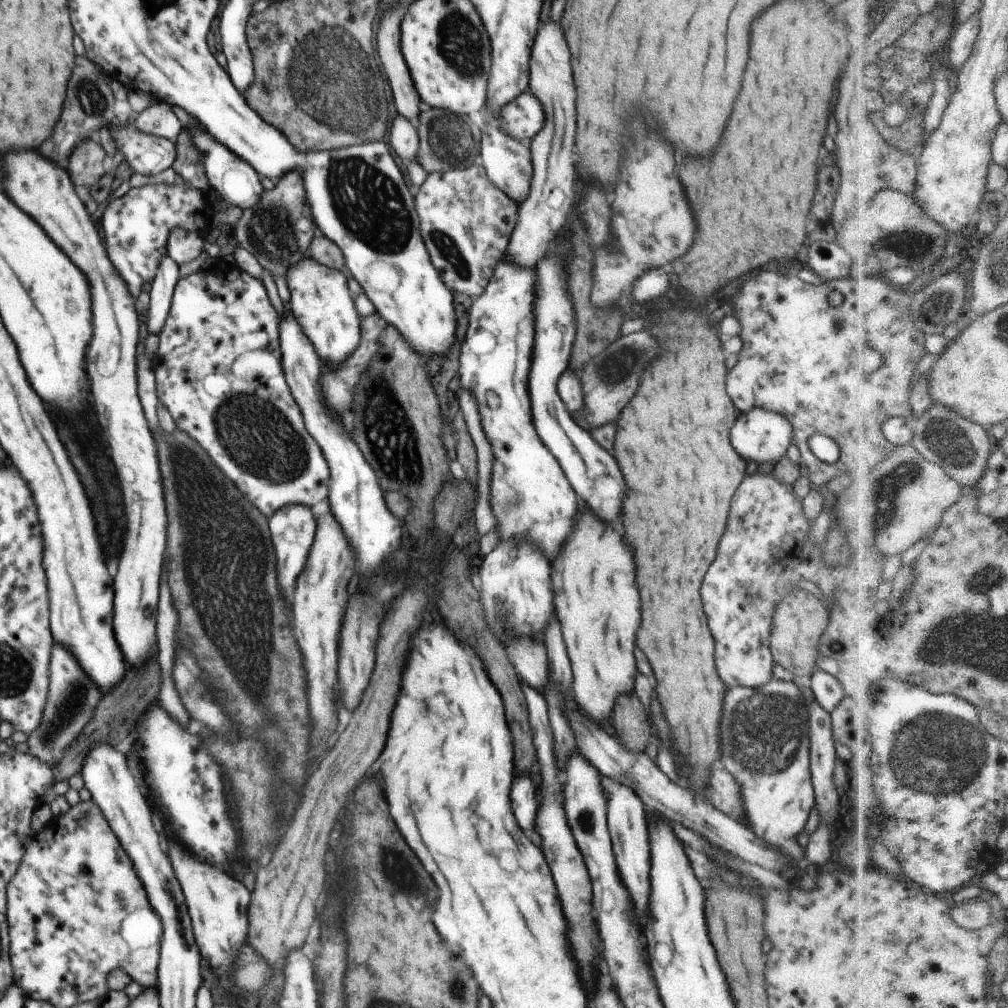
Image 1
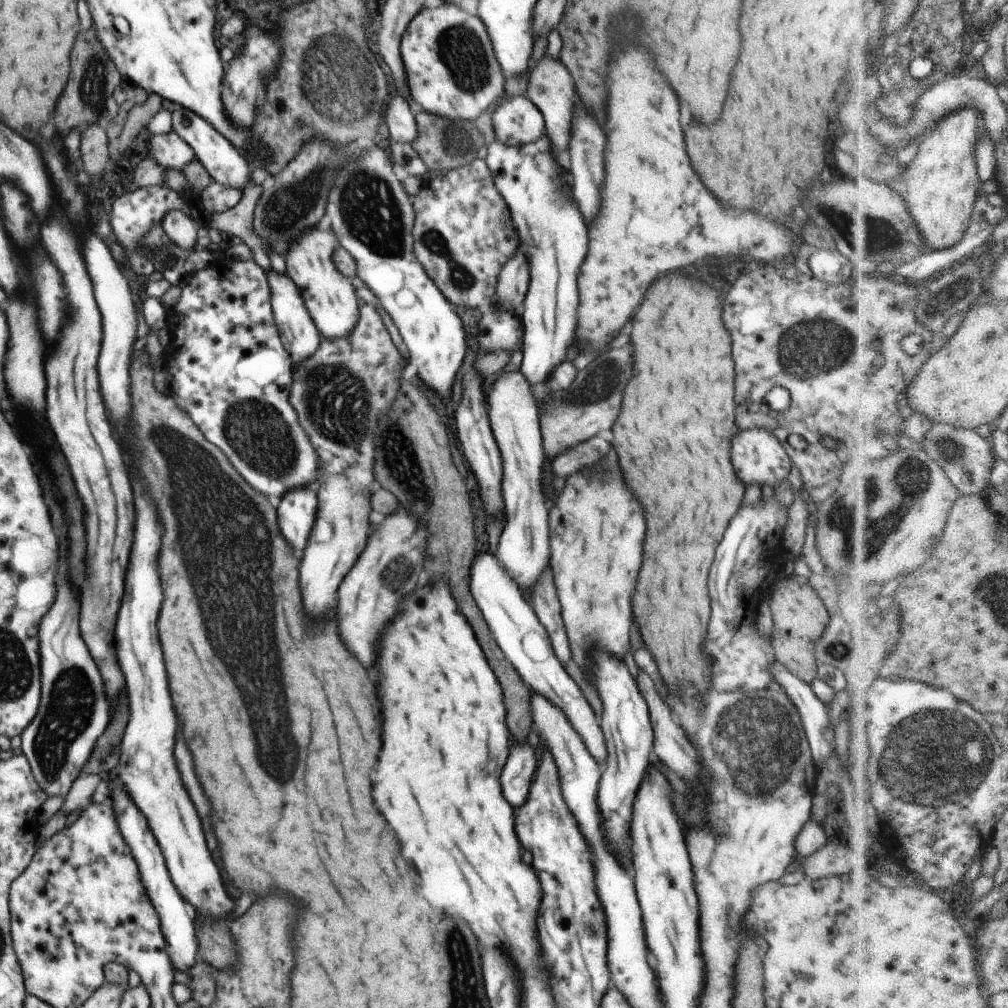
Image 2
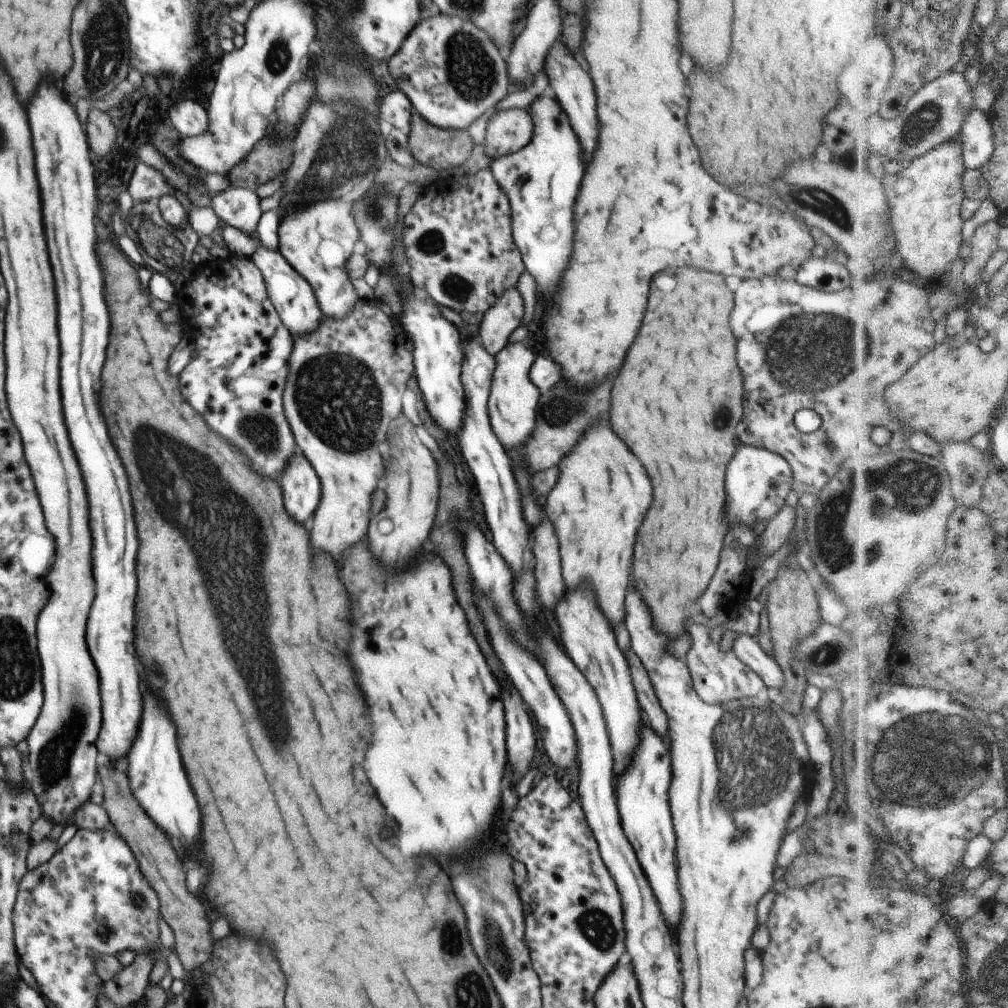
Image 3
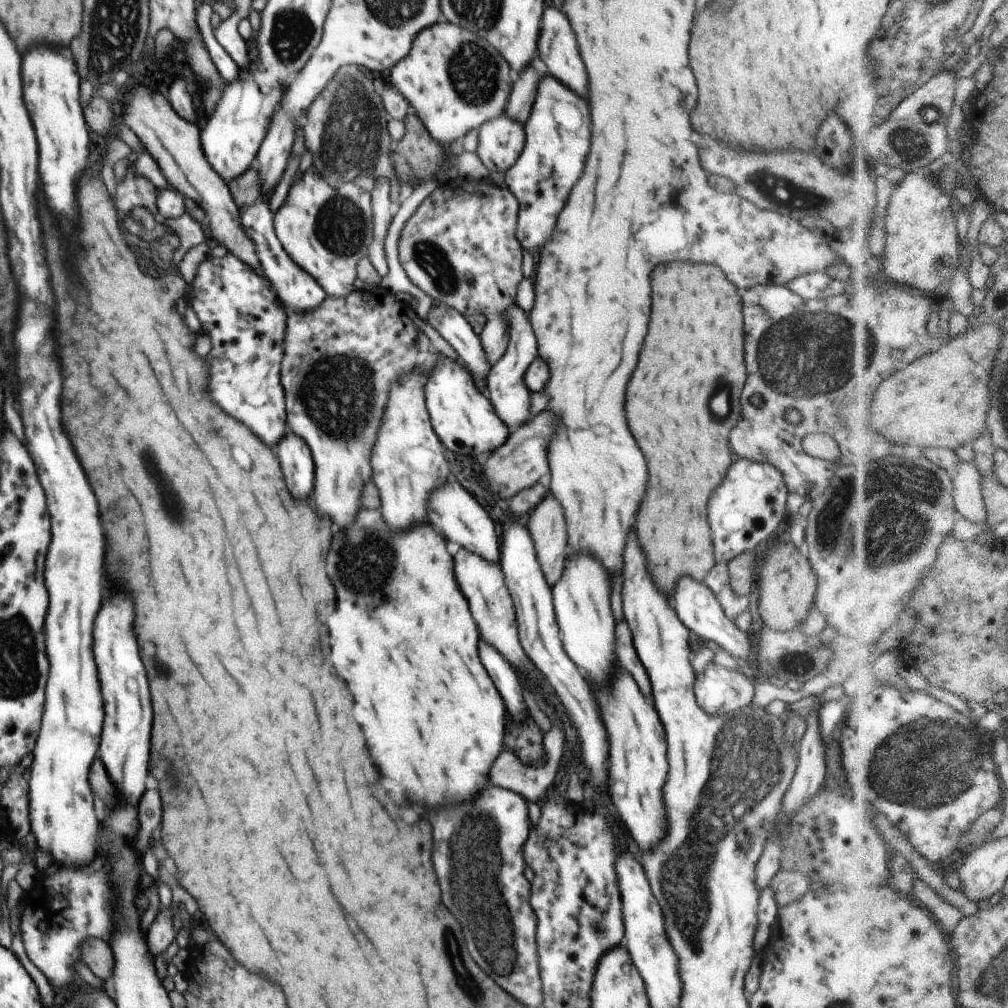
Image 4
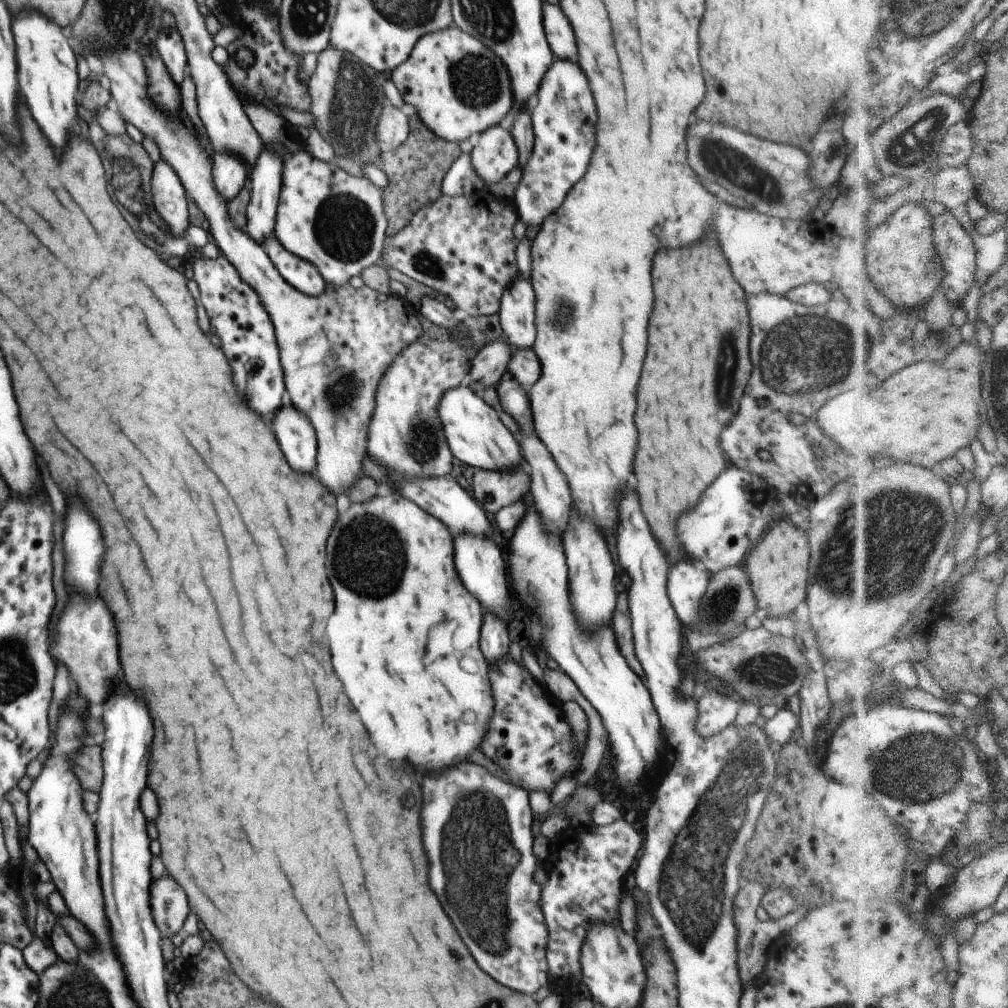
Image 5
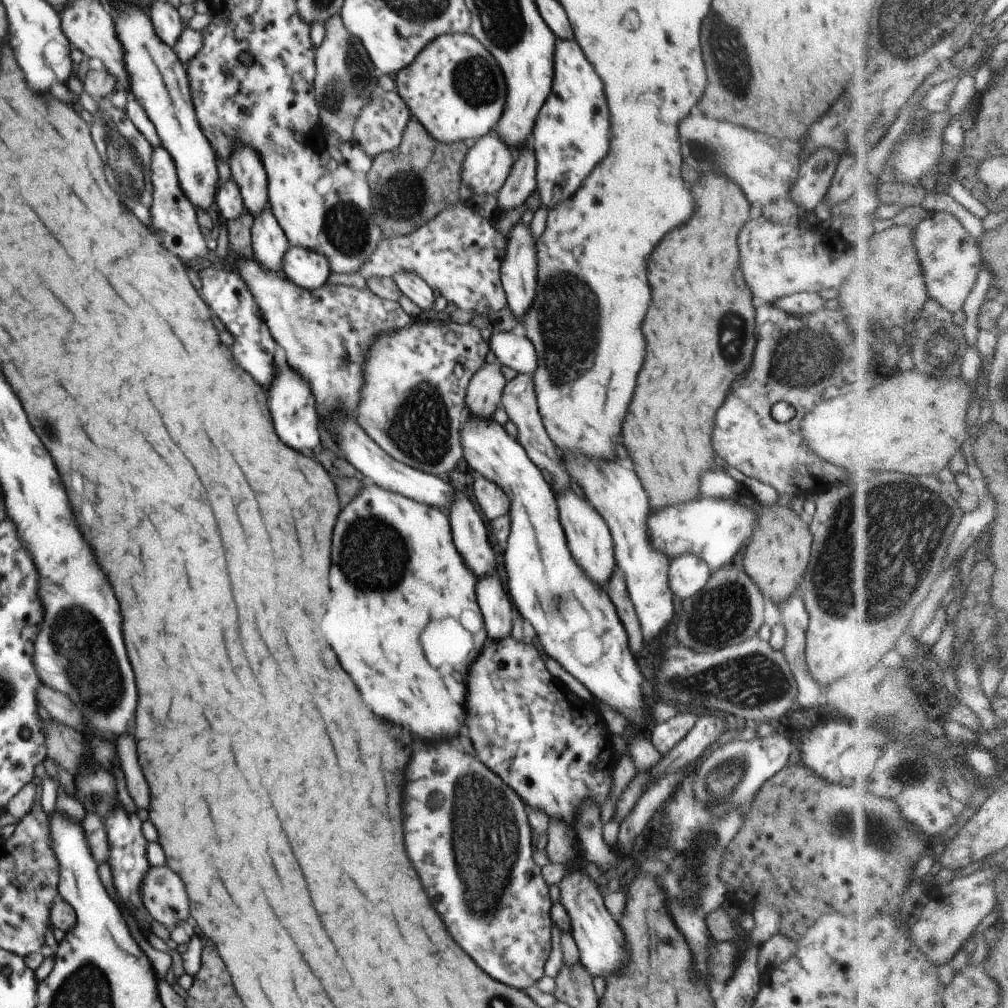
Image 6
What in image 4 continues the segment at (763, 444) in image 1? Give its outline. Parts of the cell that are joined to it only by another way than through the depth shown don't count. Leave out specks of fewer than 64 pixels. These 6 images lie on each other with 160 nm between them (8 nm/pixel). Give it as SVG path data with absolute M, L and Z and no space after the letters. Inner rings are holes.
M745 458L736 460L728 470L726 480L722 480L722 484L714 490L714 496L710 498L710 504L708 504L708 522L710 522L710 528L712 528L715 562L730 562L740 553L754 551L756 548L760 548L761 544L766 544L774 537L780 522L789 518L786 511L788 493L781 471L771 464L751 461Z

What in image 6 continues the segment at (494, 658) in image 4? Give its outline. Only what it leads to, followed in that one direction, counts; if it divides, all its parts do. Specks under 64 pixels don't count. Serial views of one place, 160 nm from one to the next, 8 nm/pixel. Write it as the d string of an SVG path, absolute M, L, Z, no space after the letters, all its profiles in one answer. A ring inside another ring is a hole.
M498 573L477 579L477 601L485 620L487 638L499 641L511 634L512 606L509 593L504 590Z

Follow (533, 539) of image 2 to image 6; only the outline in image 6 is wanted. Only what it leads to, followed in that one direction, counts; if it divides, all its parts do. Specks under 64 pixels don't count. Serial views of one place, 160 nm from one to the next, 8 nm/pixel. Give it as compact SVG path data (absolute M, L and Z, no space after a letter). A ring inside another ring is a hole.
M518 221L508 233L505 255L501 262L501 281L507 298L507 306L517 317L518 322L525 317L533 303L537 283L537 248L536 239L530 231L530 224Z

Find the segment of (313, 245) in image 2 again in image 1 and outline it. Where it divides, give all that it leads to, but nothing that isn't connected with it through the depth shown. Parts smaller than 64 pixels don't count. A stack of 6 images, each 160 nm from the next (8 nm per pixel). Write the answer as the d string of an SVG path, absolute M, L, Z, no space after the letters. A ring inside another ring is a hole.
M308 255L293 264L285 276L291 292L290 311L320 355L322 368L339 369L361 339L361 320L346 277L340 270L328 268Z

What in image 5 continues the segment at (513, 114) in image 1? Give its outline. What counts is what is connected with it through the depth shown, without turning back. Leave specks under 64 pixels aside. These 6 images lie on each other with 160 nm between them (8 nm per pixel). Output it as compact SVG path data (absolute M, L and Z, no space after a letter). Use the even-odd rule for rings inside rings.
M500 125L481 132L478 144L473 146L469 155L476 174L488 185L500 182L519 164L516 143Z

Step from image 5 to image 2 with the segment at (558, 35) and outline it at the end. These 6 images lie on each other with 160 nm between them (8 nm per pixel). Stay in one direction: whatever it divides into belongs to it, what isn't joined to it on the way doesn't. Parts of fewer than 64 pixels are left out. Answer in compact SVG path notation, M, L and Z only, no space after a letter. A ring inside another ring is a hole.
M580 108L574 114L572 124L572 138L570 138L570 174L572 174L572 194L574 200L584 216L586 222L590 222L598 208L600 208L600 186L604 180L604 132L594 116L590 116L584 108Z

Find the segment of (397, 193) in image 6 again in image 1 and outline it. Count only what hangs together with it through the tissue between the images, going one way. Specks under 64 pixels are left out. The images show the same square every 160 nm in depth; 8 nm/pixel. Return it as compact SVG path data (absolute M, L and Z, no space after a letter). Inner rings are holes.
M421 103L417 133L419 134L417 161L428 173L469 167L481 158L481 128L466 115L454 115Z

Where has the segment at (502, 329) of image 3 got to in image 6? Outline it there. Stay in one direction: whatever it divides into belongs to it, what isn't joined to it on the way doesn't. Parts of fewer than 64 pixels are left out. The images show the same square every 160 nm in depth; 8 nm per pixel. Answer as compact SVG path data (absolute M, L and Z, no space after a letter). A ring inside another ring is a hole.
M486 362L470 379L465 396L465 413L472 417L493 419L500 404L506 378L500 372L500 364Z

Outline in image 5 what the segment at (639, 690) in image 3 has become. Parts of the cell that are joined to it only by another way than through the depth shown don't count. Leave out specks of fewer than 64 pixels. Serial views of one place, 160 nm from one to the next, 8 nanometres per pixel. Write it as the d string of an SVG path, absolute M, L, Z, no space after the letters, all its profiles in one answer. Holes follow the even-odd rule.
M619 589L617 597L618 602L616 601L613 617L610 620L611 626L615 632L622 656L627 660L630 668L644 680L645 672L636 656L634 648L628 593L626 589Z

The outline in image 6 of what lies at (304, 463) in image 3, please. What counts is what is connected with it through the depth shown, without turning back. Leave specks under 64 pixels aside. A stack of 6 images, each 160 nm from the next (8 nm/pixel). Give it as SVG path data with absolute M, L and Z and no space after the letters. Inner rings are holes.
M276 366L276 372L278 376L274 378L274 384L270 384L272 388L268 390L270 396L268 406L276 434L282 438L282 442L286 442L294 450L312 450L314 446L318 446L322 436L318 430L321 418L316 410L317 402L311 386L306 384L306 379L298 376L298 372L294 372L290 366Z

